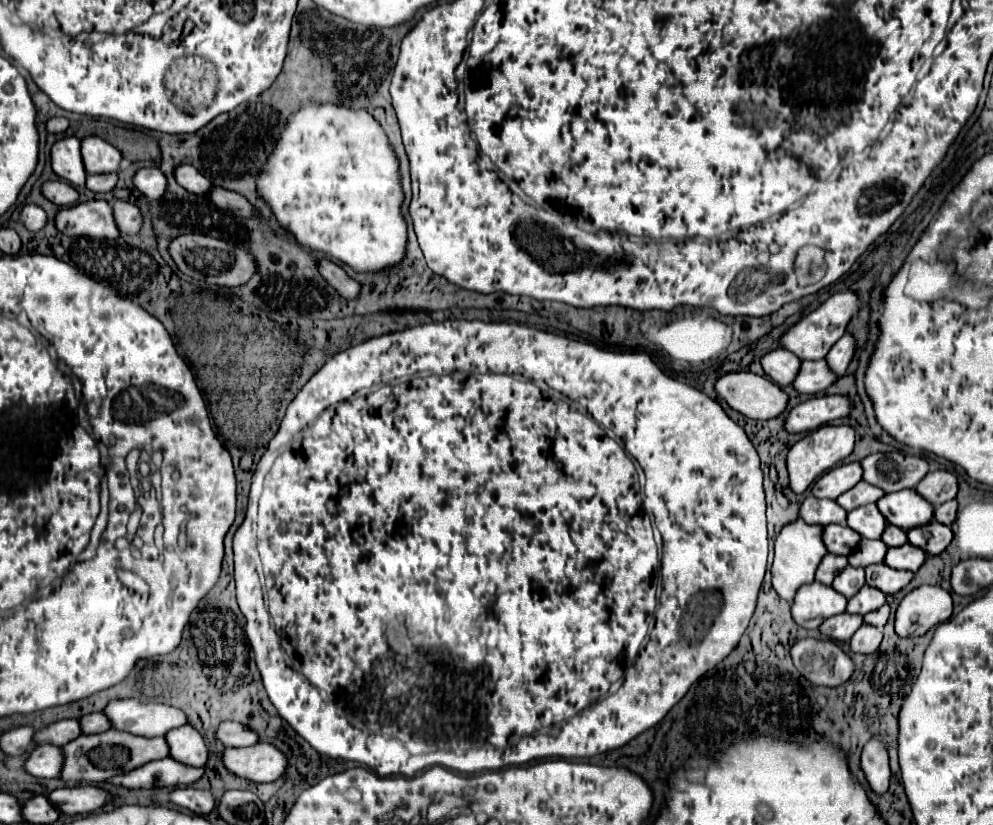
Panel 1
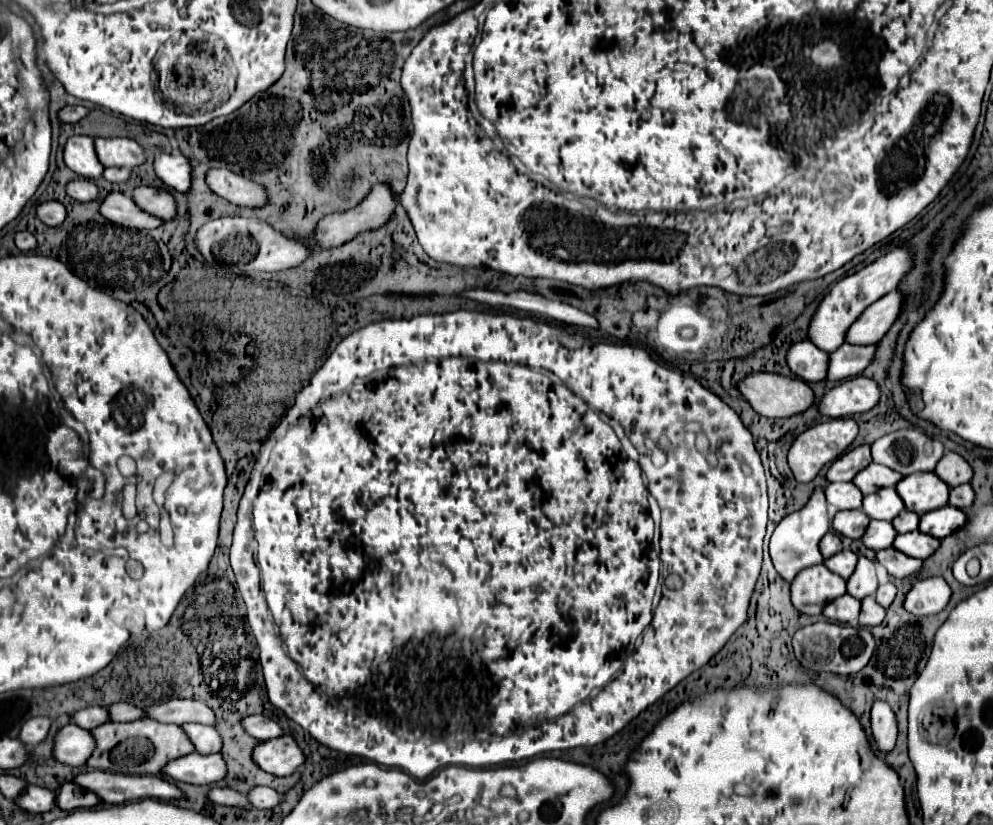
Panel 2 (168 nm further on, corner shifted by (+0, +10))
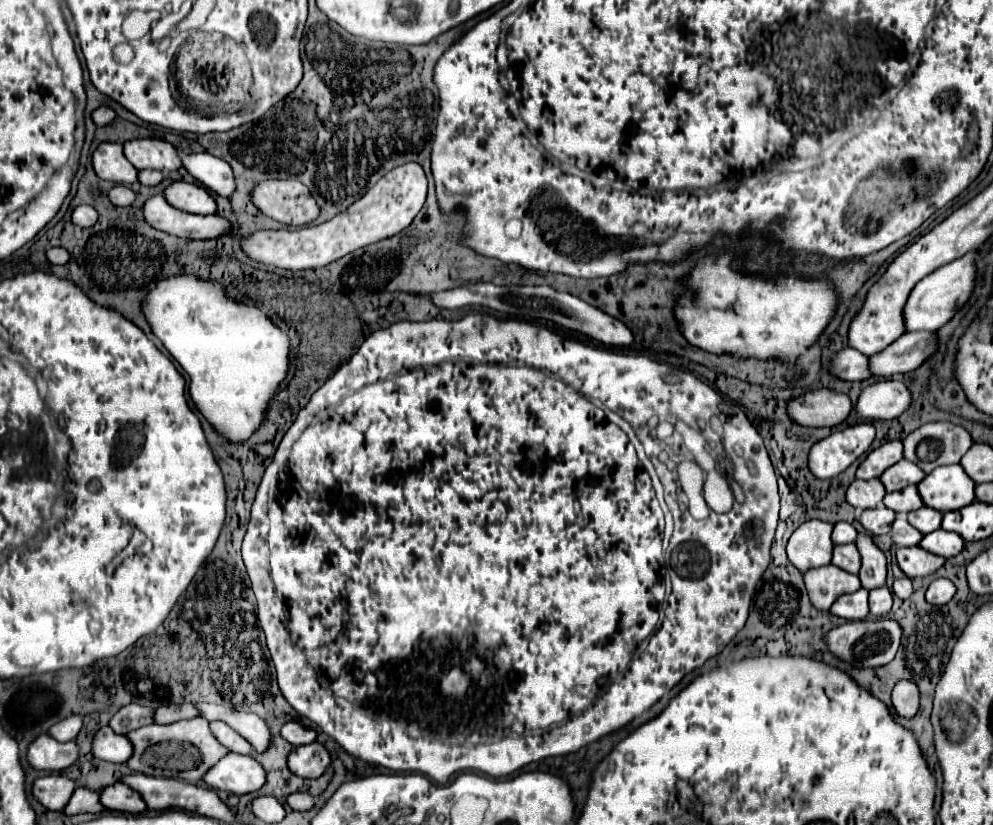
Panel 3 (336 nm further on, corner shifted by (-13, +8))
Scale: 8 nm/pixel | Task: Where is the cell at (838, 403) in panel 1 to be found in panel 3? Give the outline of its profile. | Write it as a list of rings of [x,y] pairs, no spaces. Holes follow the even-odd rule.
[[[881,380],[861,390],[857,412],[871,420],[899,418],[911,406],[911,392],[903,382]]]

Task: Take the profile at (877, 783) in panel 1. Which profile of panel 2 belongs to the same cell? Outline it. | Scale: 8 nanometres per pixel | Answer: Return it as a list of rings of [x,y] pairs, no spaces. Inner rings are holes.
[[[874,702],[870,712],[870,728],[872,738],[876,742],[878,752],[884,756],[894,750],[896,746],[896,718],[892,716],[892,710],[886,702]]]

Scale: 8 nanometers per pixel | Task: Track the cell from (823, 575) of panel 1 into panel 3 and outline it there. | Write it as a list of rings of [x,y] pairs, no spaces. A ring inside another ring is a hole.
[[[849,522],[833,524],[833,534],[831,534],[833,544],[849,544],[855,542],[855,538],[857,538],[857,530]]]

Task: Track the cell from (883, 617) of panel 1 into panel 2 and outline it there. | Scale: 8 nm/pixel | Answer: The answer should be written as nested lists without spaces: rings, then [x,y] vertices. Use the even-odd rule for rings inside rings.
[[[888,582],[888,584],[884,584],[884,586],[878,588],[878,592],[876,592],[874,598],[876,598],[876,602],[880,602],[880,606],[886,610],[886,608],[892,604],[894,596],[896,596],[896,586],[894,586],[892,582]]]

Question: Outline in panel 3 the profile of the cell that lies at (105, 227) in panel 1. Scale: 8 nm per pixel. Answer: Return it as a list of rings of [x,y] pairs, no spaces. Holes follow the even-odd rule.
[[[161,194],[151,196],[145,202],[143,216],[153,228],[189,240],[213,240],[231,234],[233,230],[233,224],[227,218],[219,214],[201,216],[177,210]]]

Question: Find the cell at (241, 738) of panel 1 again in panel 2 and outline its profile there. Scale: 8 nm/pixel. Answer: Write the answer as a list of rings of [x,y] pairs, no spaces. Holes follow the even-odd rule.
[[[256,714],[242,718],[242,728],[256,740],[268,740],[282,734],[276,722],[272,722],[268,716],[256,716]]]

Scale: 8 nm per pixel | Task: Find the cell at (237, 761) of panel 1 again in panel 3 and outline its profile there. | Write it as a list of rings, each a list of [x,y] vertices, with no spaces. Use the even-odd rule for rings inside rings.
[[[319,742],[297,746],[289,754],[289,768],[301,778],[319,778],[323,776],[329,764],[331,764],[331,756]]]

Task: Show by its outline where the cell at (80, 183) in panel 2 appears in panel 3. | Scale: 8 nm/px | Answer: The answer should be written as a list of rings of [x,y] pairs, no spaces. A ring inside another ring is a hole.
[[[117,184],[117,186],[111,188],[111,192],[109,192],[109,200],[111,200],[115,206],[131,206],[133,200],[135,200],[135,192],[133,192],[129,186]]]

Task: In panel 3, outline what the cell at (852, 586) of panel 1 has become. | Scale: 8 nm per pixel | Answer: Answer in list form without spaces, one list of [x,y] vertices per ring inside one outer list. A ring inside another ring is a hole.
[[[855,544],[835,546],[833,548],[833,560],[831,562],[835,566],[851,572],[851,574],[857,574],[859,572],[859,566],[861,566],[861,558],[859,558],[859,552],[857,552]]]

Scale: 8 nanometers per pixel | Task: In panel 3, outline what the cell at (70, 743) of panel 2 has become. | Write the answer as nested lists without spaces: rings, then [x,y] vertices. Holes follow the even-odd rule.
[[[105,726],[93,740],[93,754],[99,760],[125,764],[133,756],[133,744],[125,734],[117,734],[109,726]]]

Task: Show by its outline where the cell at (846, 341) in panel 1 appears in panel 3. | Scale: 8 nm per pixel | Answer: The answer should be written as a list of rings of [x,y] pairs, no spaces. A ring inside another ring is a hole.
[[[969,252],[941,268],[937,268],[935,272],[931,272],[929,276],[925,276],[911,292],[907,304],[905,304],[905,326],[907,332],[913,330],[939,330],[941,326],[945,326],[955,312],[965,306],[969,302],[969,298],[973,296],[975,290],[975,282],[977,282],[977,264],[975,264],[977,252]]]

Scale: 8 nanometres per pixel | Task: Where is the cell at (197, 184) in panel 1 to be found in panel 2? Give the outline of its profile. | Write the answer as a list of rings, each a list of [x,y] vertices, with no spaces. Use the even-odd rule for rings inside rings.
[[[210,168],[206,172],[206,184],[214,194],[240,206],[262,206],[266,198],[262,186],[222,168]]]

